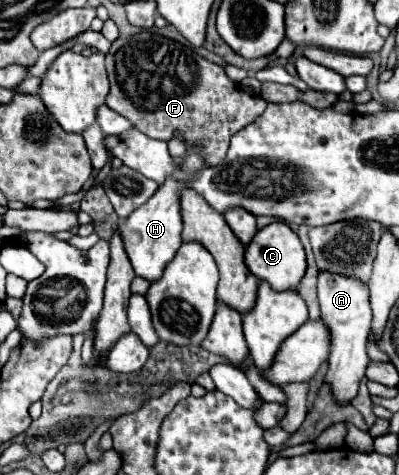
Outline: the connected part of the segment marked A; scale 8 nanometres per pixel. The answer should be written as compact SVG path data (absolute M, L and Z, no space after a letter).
M320 271L318 299L320 299L322 319L328 323L330 333L332 333L332 351L328 359L326 383L332 385L334 397L340 403L346 403L346 401L352 401L352 397L358 393L358 383L364 377L366 365L370 363L368 353L366 353L366 339L372 327L370 289L368 289L368 283L360 281L358 277Z

